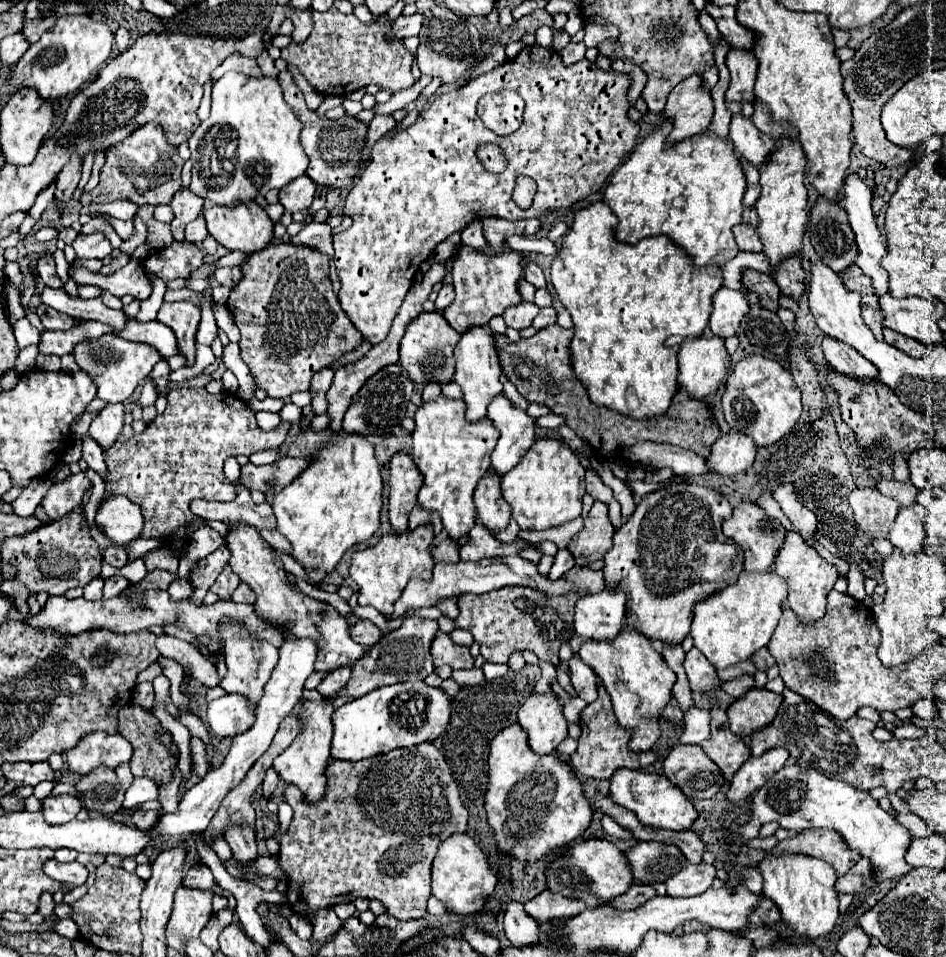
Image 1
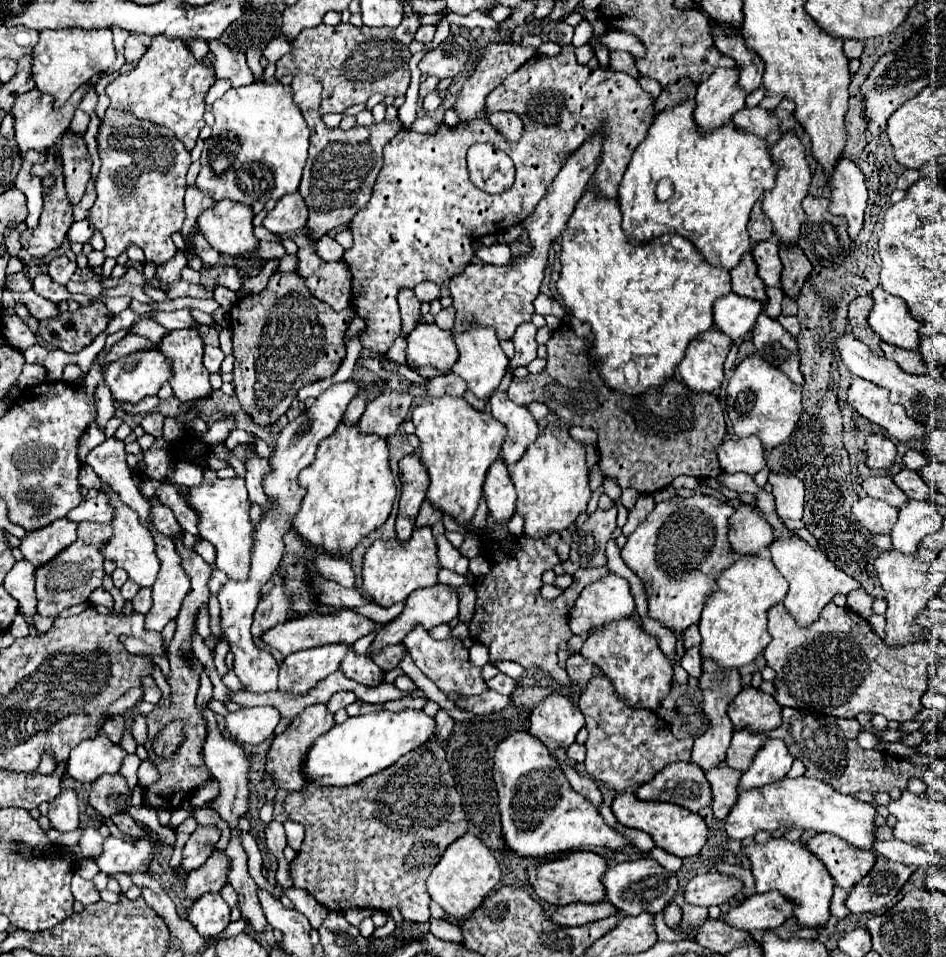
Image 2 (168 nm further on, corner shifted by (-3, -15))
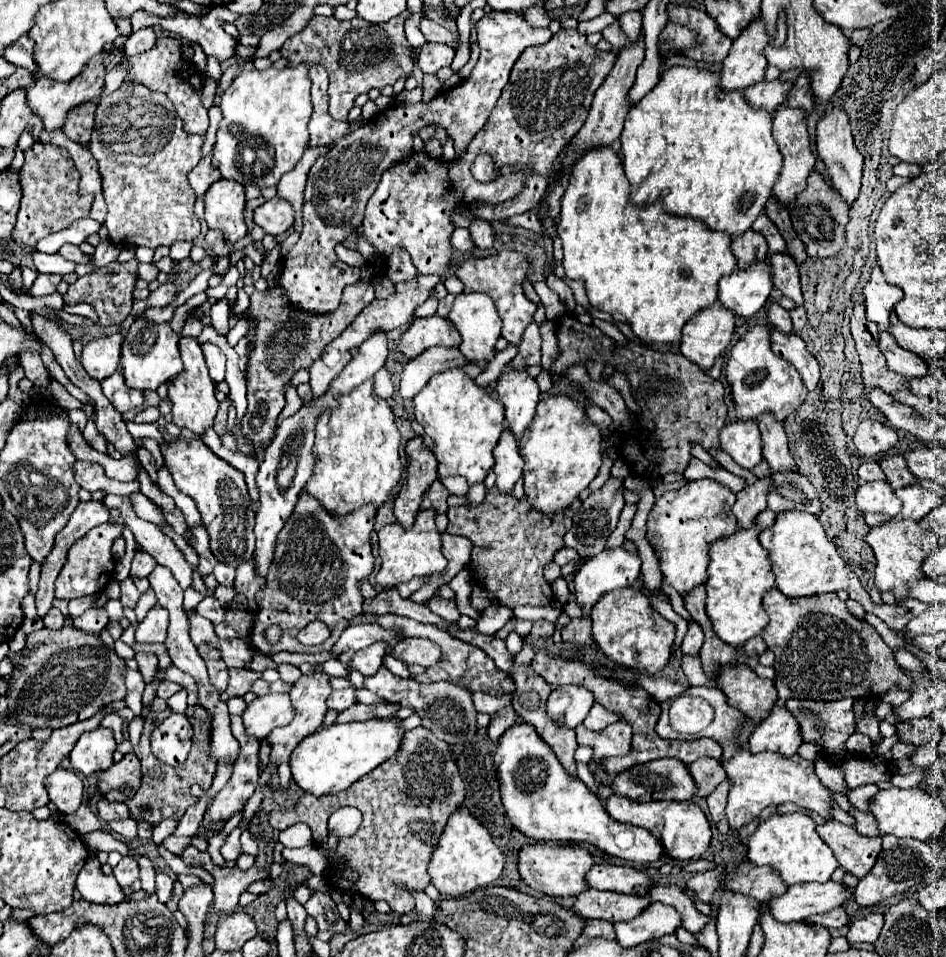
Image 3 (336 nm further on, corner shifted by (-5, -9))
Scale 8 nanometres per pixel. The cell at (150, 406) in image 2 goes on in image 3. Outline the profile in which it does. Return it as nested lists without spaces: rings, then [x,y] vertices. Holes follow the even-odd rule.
[[[115,372],[109,378],[105,378],[101,382],[101,388],[103,388],[103,394],[109,398],[109,402],[113,404],[113,408],[121,414],[143,404],[143,392],[131,390],[129,386],[125,386],[121,372]]]

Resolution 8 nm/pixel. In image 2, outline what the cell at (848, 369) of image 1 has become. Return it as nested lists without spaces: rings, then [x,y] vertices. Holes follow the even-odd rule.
[[[853,376],[847,390],[847,402],[863,418],[881,426],[893,440],[909,442],[913,438],[925,436],[925,428],[911,420],[901,406],[891,404],[887,394],[889,392],[885,388]]]

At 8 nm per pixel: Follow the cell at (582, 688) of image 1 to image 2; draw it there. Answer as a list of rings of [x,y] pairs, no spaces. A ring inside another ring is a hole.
[[[573,654],[569,660],[567,660],[567,674],[571,678],[573,684],[579,684],[581,688],[585,688],[593,676],[593,670],[595,666],[589,664],[581,654]]]

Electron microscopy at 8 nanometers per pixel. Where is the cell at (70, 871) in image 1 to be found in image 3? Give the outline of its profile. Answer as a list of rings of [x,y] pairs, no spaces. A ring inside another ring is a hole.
[[[89,858],[81,868],[77,878],[77,890],[87,902],[95,904],[119,904],[125,900],[125,894],[115,876],[103,874],[97,858]]]

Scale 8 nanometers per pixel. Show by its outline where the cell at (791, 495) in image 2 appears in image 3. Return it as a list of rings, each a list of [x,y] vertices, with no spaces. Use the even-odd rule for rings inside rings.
[[[765,412],[757,418],[761,436],[763,436],[763,458],[769,462],[773,472],[791,472],[795,466],[793,456],[787,448],[787,434],[783,428],[783,422],[777,420],[773,414]]]

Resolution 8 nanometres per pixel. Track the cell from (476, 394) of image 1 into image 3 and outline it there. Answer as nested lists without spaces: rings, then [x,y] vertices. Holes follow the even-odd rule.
[[[461,292],[461,294],[455,296],[453,308],[451,308],[447,318],[455,324],[455,328],[459,330],[459,334],[463,338],[463,342],[459,346],[463,356],[469,358],[473,364],[485,368],[489,364],[489,360],[497,354],[495,352],[495,342],[501,336],[501,318],[497,314],[497,308],[495,308],[493,300],[487,294],[481,294],[481,292],[471,292],[471,294]]]

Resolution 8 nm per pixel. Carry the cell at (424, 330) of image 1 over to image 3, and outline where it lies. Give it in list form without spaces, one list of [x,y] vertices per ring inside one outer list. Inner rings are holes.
[[[437,314],[427,318],[415,318],[413,324],[401,334],[399,350],[411,360],[431,346],[457,348],[461,342],[455,326]]]

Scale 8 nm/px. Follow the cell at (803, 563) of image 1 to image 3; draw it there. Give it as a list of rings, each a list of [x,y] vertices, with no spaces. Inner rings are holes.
[[[783,510],[777,514],[775,524],[771,528],[761,530],[759,534],[761,546],[769,552],[771,558],[771,570],[775,574],[775,586],[791,598],[799,596],[813,596],[813,594],[823,594],[823,592],[837,592],[837,590],[847,590],[851,594],[851,600],[859,602],[865,612],[877,614],[891,630],[905,630],[907,622],[927,608],[927,604],[917,602],[917,600],[907,600],[903,606],[877,606],[871,602],[869,594],[861,586],[859,578],[851,572],[851,568],[845,564],[845,560],[837,554],[837,548],[833,542],[827,540],[825,530],[817,516],[807,514],[807,512],[797,512],[797,510]]]

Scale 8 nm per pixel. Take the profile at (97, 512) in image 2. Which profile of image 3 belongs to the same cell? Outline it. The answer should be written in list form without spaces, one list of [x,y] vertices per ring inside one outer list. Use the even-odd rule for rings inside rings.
[[[109,494],[109,496],[105,496],[103,502],[107,502],[109,508],[121,510],[121,518],[125,520],[125,524],[135,534],[135,540],[137,540],[141,550],[149,552],[161,566],[167,566],[183,590],[191,588],[195,568],[185,560],[183,552],[175,546],[175,542],[171,538],[167,538],[155,524],[141,520],[135,514],[129,496]]]

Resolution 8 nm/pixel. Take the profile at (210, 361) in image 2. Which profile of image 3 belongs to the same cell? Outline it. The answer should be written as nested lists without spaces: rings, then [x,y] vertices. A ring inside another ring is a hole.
[[[203,342],[201,350],[205,354],[205,362],[207,362],[209,376],[213,378],[213,382],[225,380],[225,354],[219,350],[219,346],[211,342]]]

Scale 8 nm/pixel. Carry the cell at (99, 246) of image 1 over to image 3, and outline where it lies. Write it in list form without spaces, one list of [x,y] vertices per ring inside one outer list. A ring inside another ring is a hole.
[[[123,82],[113,94],[99,100],[89,150],[97,160],[99,172],[103,176],[103,196],[109,208],[105,226],[109,230],[109,238],[115,244],[157,248],[171,246],[177,240],[193,242],[199,236],[201,222],[193,212],[197,196],[189,186],[187,174],[201,160],[203,142],[205,136],[187,134],[183,130],[183,120],[177,116],[171,100],[161,92],[149,90],[145,84]]]

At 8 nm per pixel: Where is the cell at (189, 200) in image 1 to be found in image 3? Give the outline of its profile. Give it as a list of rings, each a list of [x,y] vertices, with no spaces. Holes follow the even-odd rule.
[[[213,152],[209,156],[203,156],[201,162],[189,172],[189,184],[195,190],[197,196],[203,196],[207,192],[207,188],[221,178],[221,172],[213,166]]]

